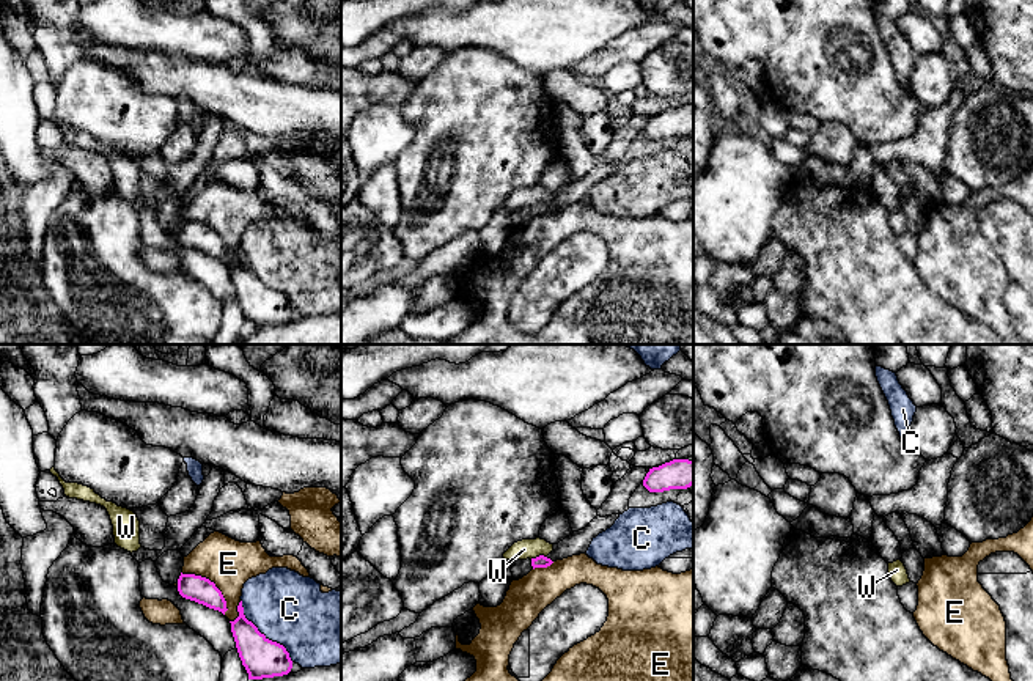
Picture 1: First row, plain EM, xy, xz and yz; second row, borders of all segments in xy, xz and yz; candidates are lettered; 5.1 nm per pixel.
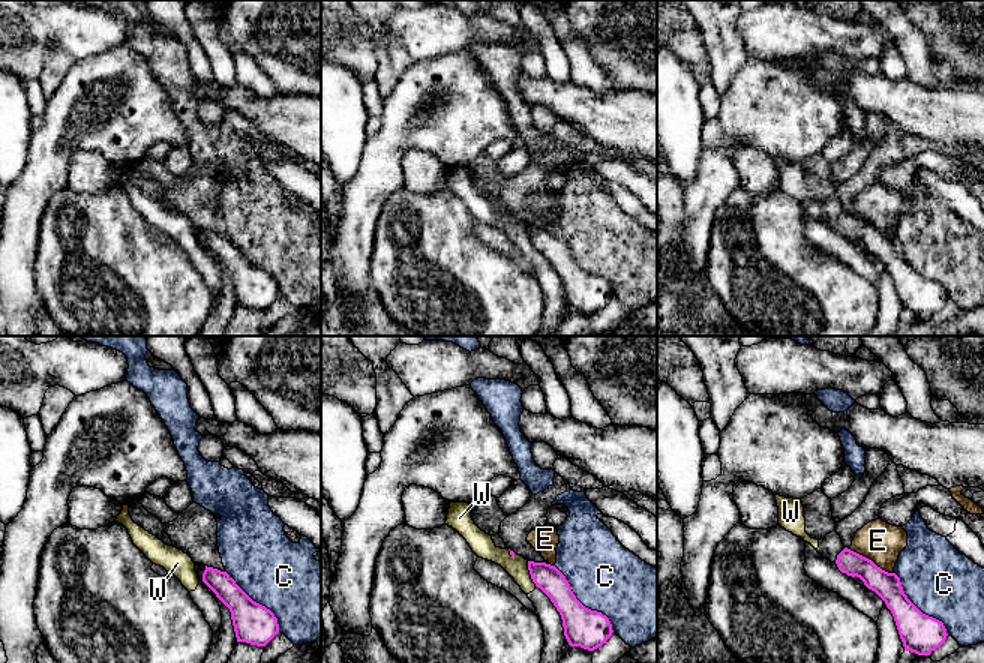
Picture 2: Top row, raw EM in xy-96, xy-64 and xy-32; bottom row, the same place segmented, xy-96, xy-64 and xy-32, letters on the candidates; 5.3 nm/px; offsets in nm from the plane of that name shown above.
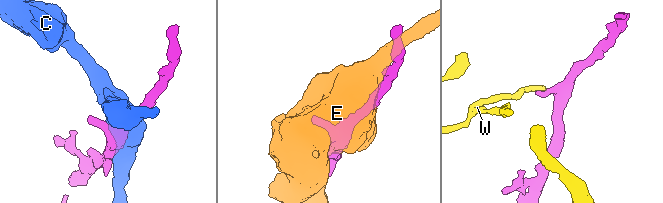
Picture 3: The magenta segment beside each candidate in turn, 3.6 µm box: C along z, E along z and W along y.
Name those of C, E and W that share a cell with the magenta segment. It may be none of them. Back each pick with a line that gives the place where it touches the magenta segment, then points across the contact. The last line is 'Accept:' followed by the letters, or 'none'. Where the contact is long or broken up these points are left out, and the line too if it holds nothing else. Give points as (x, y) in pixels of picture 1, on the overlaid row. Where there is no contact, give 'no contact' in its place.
Accept: none

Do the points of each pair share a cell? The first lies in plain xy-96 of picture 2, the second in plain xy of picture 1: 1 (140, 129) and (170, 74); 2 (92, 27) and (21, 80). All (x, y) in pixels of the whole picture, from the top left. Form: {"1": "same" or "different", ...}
{"1": "different", "2": "different"}

